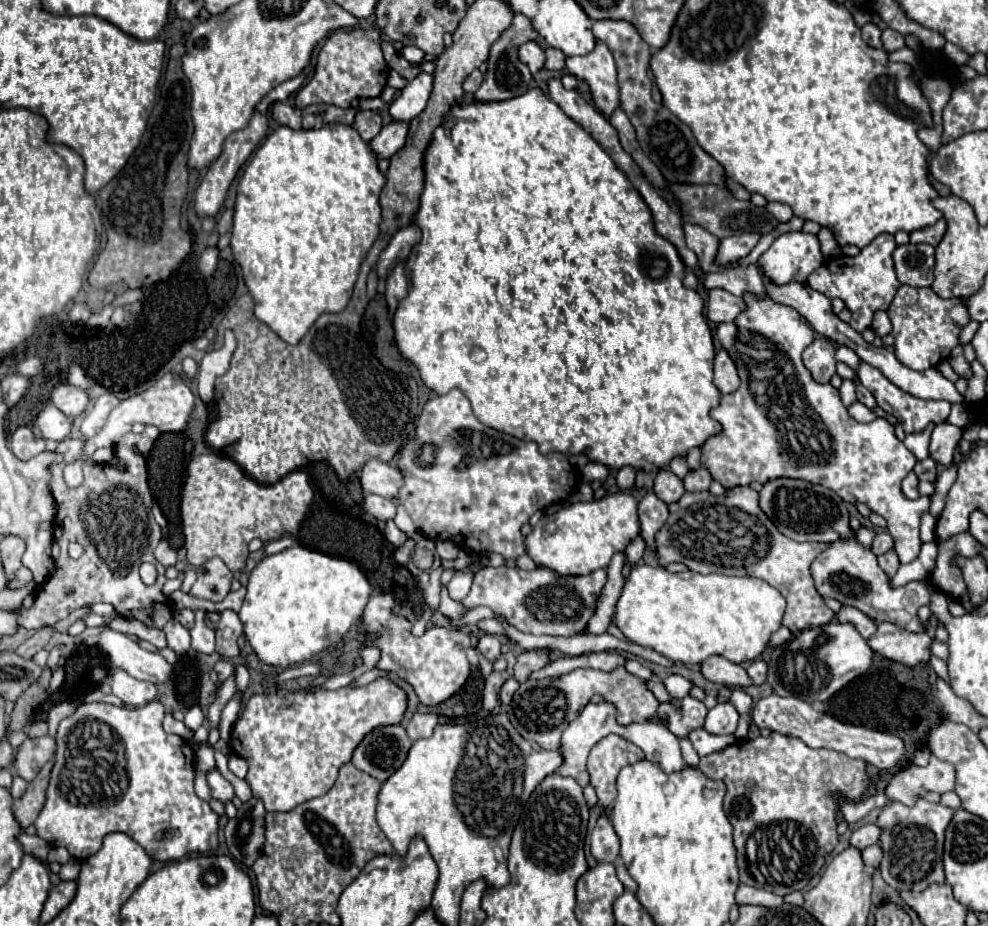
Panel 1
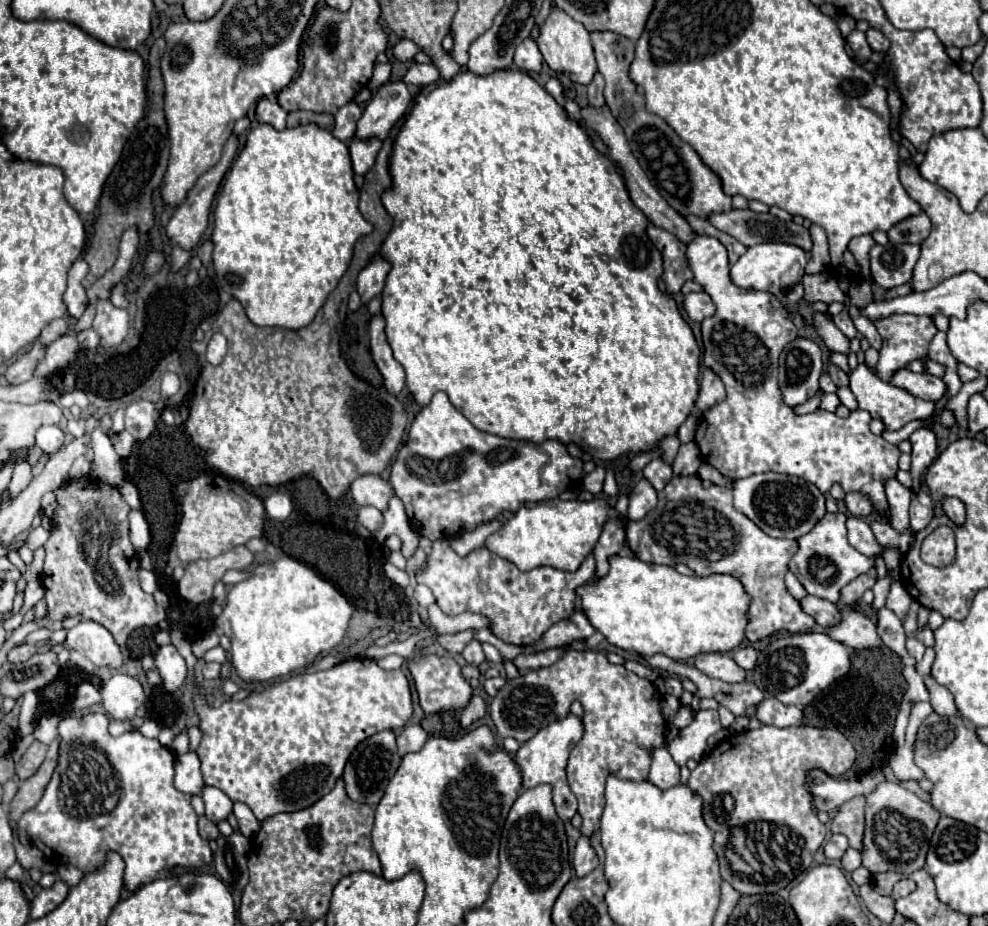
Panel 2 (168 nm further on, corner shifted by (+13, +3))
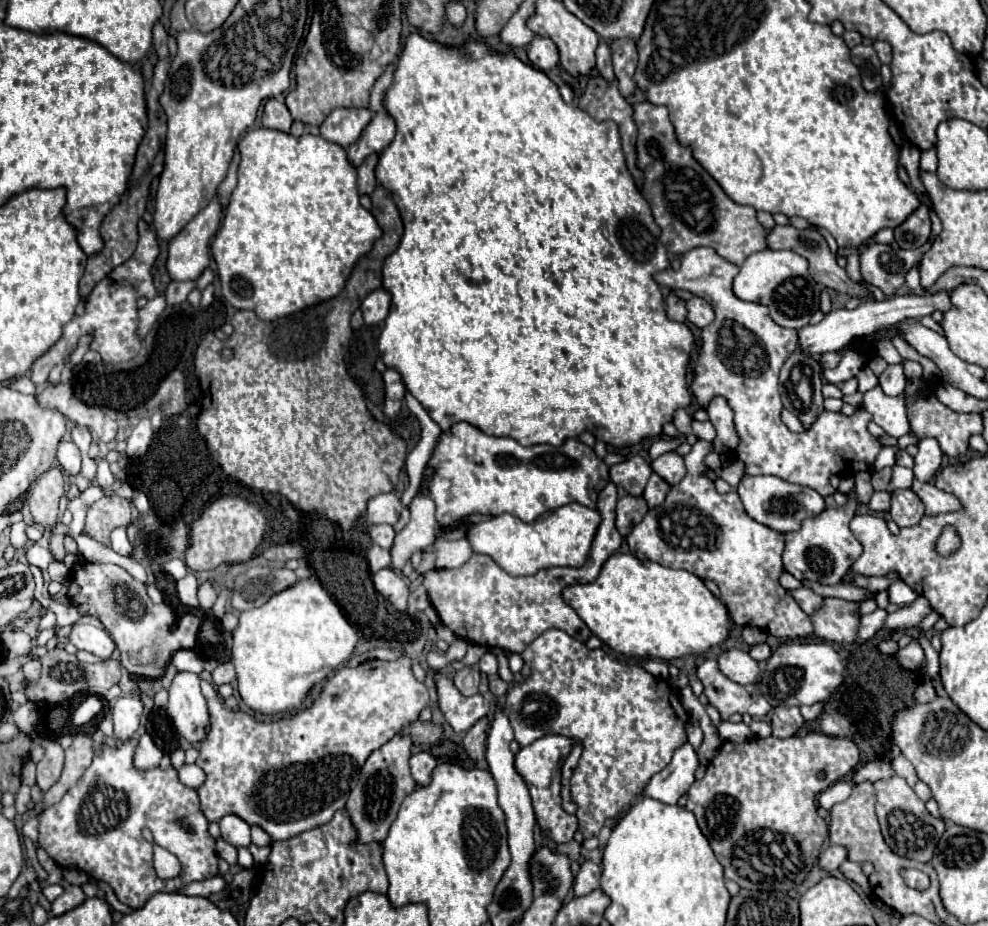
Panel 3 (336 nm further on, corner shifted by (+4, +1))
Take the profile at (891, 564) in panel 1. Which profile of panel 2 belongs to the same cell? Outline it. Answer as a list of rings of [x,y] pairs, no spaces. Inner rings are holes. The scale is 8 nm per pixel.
[[[875,569],[869,573],[857,577],[849,585],[841,589],[841,597],[835,603],[835,607],[841,613],[841,621],[833,627],[827,627],[827,635],[833,641],[839,641],[843,645],[849,645],[851,649],[867,649],[867,647],[877,647],[881,645],[881,639],[877,637],[877,627],[871,619],[867,619],[863,613],[855,611],[855,601],[867,591],[869,587],[875,585]]]

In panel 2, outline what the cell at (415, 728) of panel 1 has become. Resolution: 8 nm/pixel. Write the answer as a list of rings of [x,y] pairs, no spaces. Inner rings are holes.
[[[407,725],[399,737],[397,737],[397,747],[399,747],[399,755],[407,755],[407,753],[415,753],[419,751],[425,741],[429,739],[429,733],[423,731],[421,725]]]

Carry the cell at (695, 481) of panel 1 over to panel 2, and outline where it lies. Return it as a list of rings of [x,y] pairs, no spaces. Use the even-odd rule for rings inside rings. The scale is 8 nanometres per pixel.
[[[695,441],[683,443],[673,461],[675,475],[695,475],[699,465],[701,465],[701,451],[699,451],[697,443]]]

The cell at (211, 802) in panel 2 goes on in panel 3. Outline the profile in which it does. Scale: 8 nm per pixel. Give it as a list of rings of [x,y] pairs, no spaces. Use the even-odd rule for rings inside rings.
[[[224,815],[220,819],[222,837],[232,843],[234,847],[248,847],[250,845],[250,825],[238,815]]]

